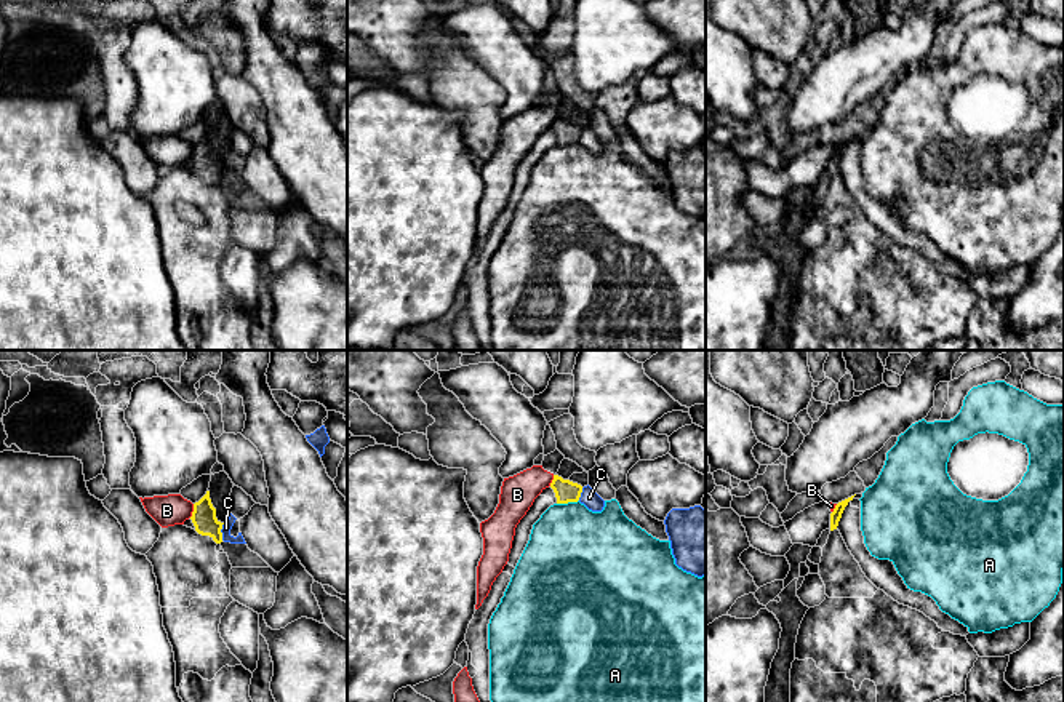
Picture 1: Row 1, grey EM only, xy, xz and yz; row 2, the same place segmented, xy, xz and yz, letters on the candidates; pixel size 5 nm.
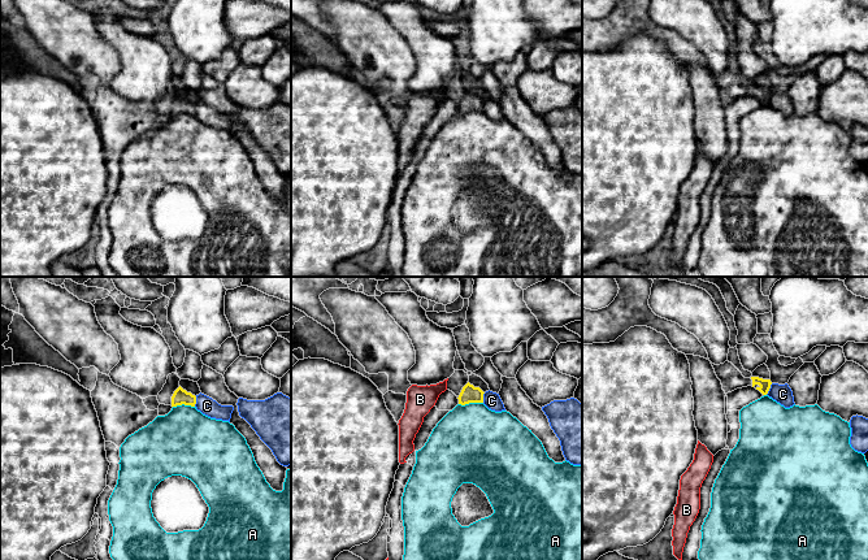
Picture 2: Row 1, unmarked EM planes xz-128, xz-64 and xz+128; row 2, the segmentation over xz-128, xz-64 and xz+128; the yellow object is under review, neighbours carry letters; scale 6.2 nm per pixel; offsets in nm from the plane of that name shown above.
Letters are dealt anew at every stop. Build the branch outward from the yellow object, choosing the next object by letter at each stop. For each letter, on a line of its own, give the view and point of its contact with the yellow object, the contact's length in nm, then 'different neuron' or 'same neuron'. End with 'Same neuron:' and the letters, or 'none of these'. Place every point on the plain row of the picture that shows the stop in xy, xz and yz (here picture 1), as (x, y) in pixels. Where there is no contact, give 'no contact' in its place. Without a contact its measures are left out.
A: xz (567, 144) | 110 nm | different neuron
B: xy (194, 152) | 80 nm | different neuron
C: xy (220, 173) | 90 nm | different neuron
Same neuron: none of these

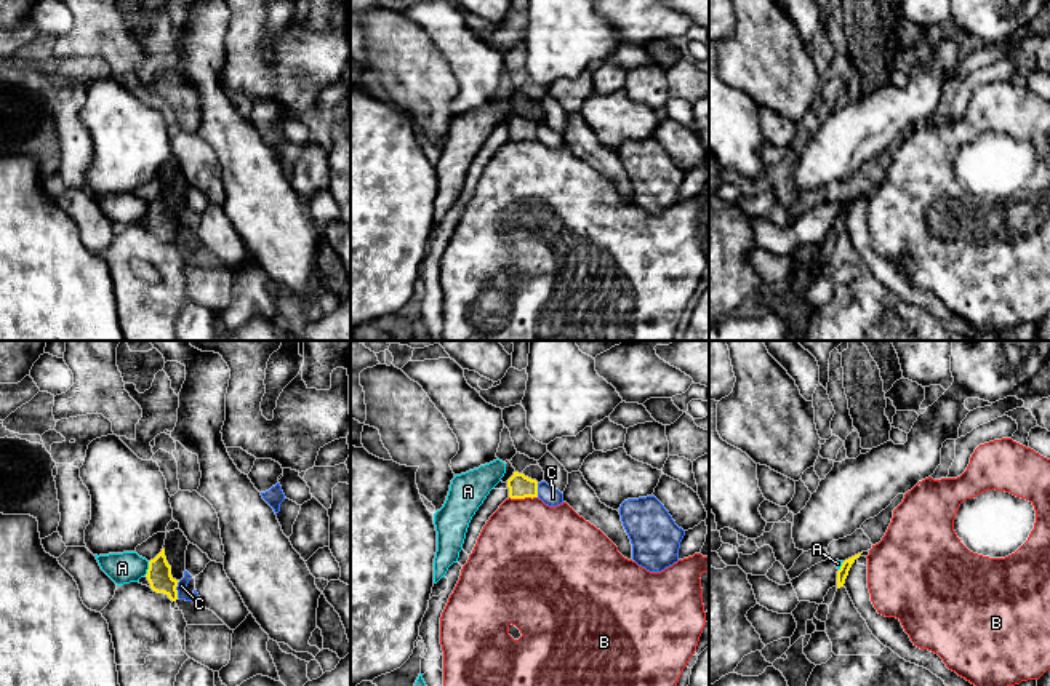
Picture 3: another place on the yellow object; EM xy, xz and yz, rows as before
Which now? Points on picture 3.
A: xy (149, 210) | 80 nm | different neuron
B: xz (524, 139) | 140 nm | different neuron
C: xy (175, 231) | 90 nm | different neuron
Same neuron: none of these

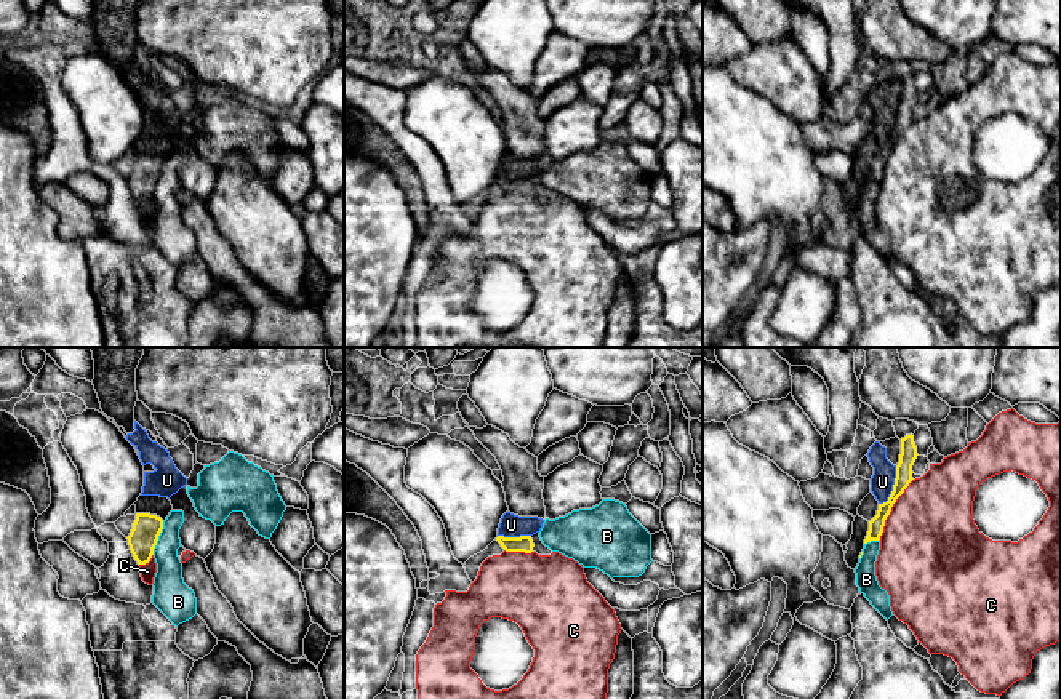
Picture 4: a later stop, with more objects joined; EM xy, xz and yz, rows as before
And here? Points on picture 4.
B: xy (157, 179) | 180 nm | different neuron
C: yz (890, 151) | 360 nm | different neuron
U: yz (893, 128) | 220 nm | same neuron
Same neuron: U

